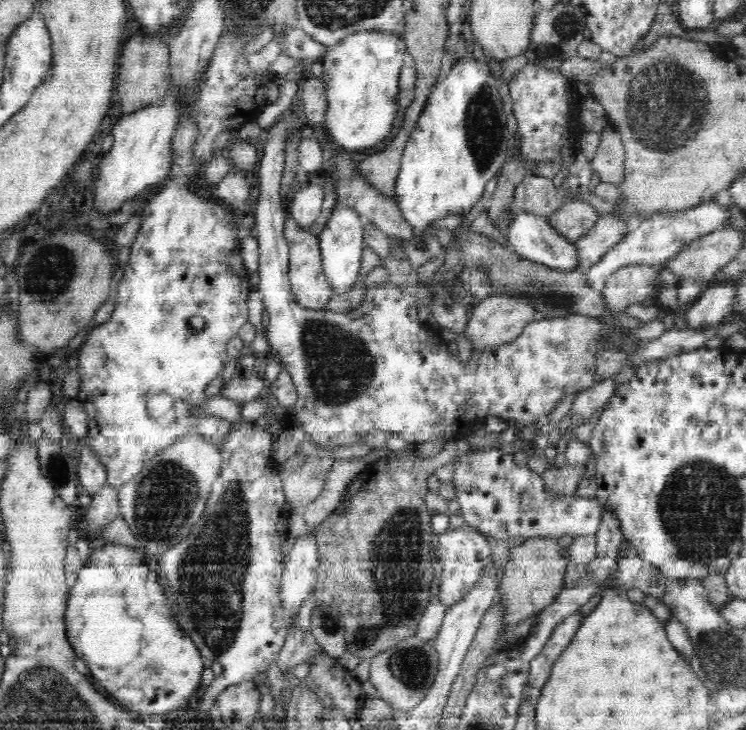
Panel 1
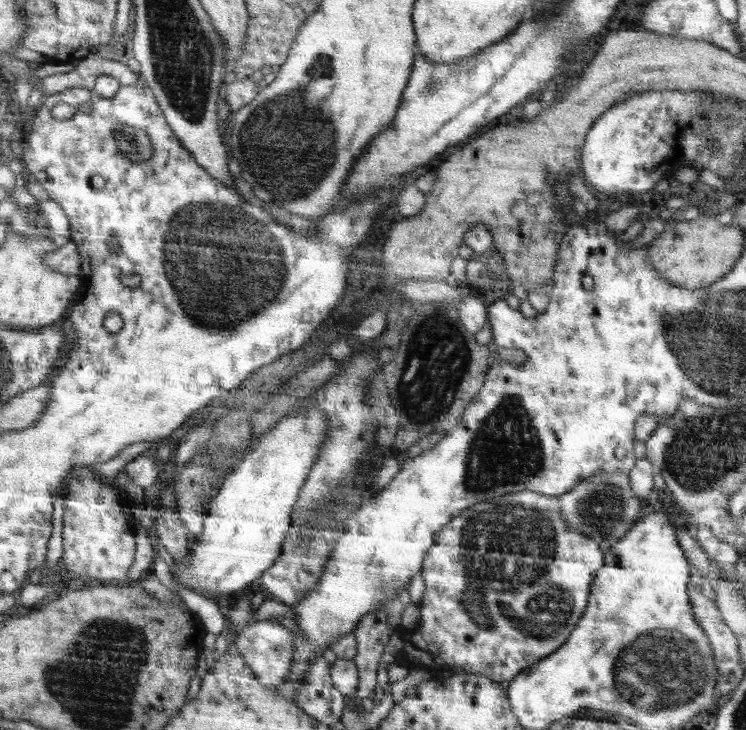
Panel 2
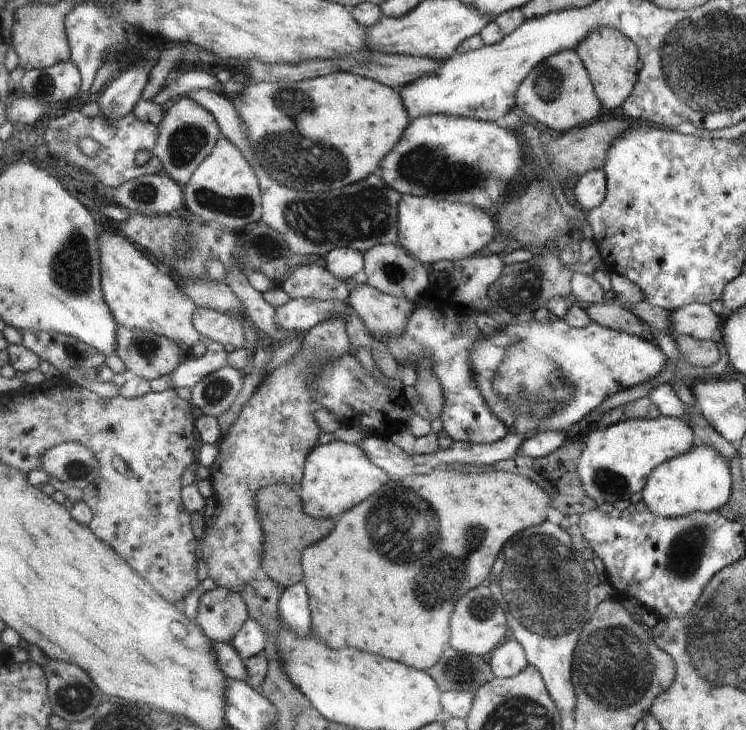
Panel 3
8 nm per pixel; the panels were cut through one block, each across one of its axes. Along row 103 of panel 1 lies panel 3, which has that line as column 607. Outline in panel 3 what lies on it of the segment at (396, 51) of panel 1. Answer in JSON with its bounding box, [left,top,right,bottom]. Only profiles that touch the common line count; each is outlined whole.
[471,316,667,440]

